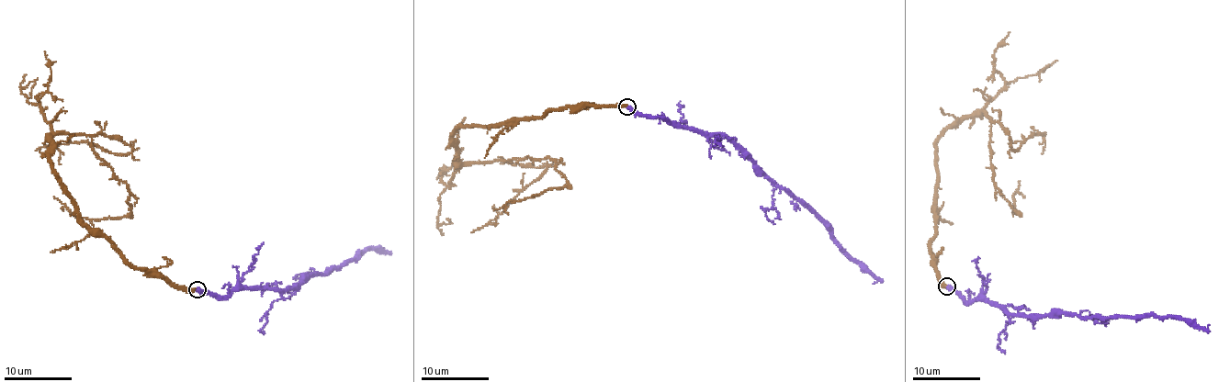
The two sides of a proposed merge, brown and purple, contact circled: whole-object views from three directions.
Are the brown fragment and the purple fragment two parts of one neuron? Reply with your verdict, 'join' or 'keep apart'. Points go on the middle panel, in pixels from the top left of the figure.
join

